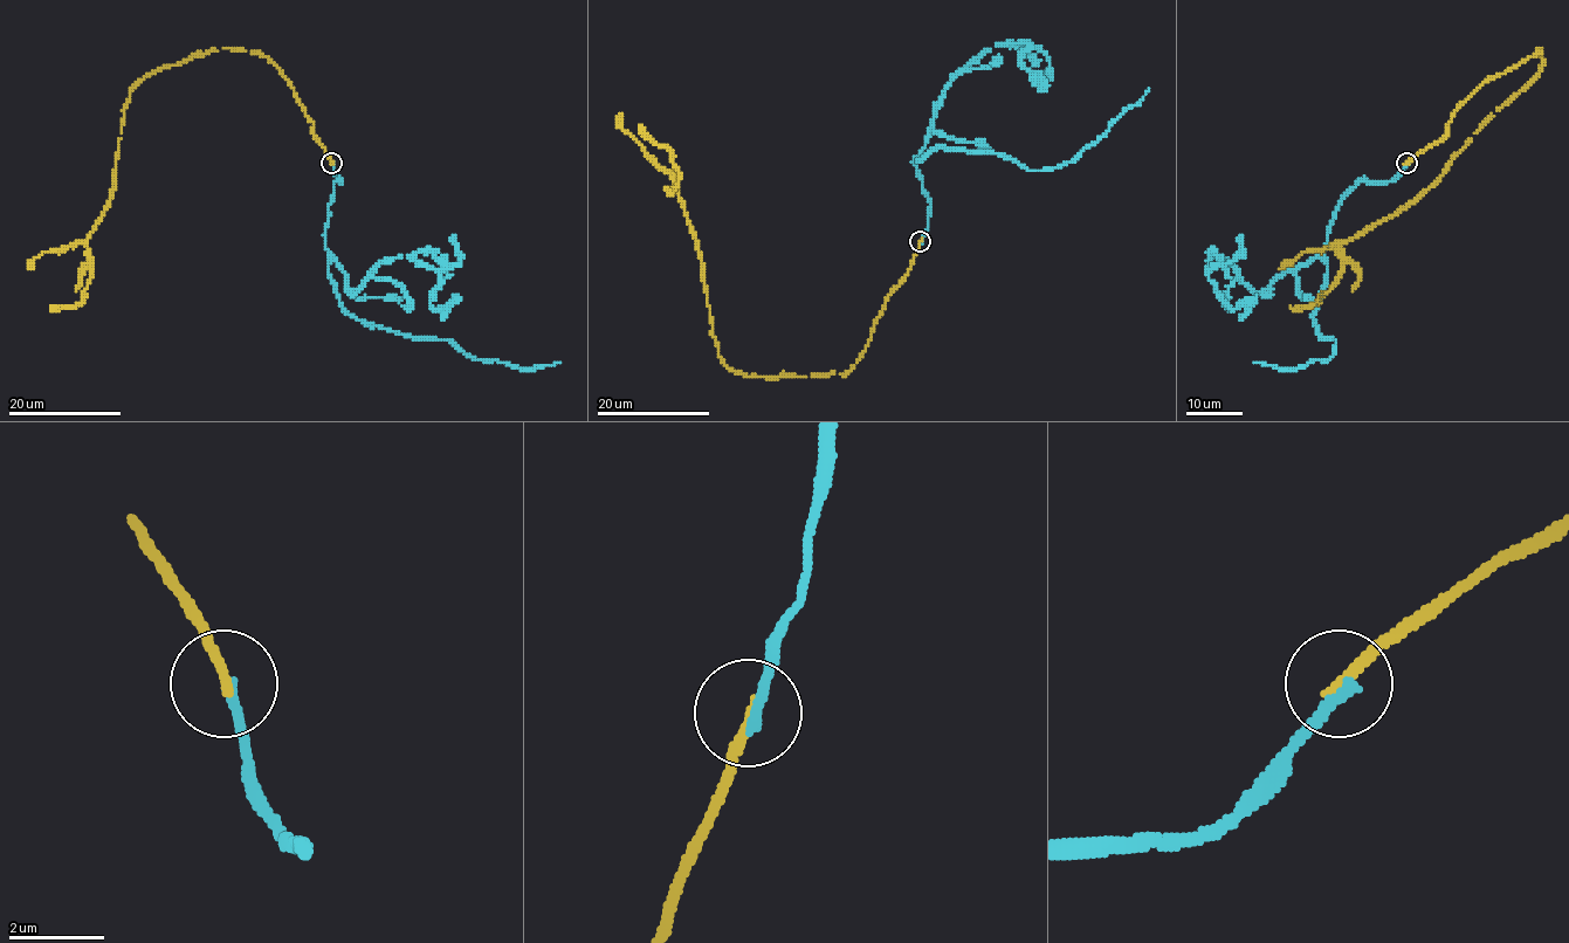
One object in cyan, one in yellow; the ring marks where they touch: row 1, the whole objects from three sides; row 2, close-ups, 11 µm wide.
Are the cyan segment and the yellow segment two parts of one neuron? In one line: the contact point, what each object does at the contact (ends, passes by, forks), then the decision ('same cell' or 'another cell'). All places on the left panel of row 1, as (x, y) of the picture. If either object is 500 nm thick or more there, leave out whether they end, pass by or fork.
(331, 163) | cyan ends | yellow ends | another cell

